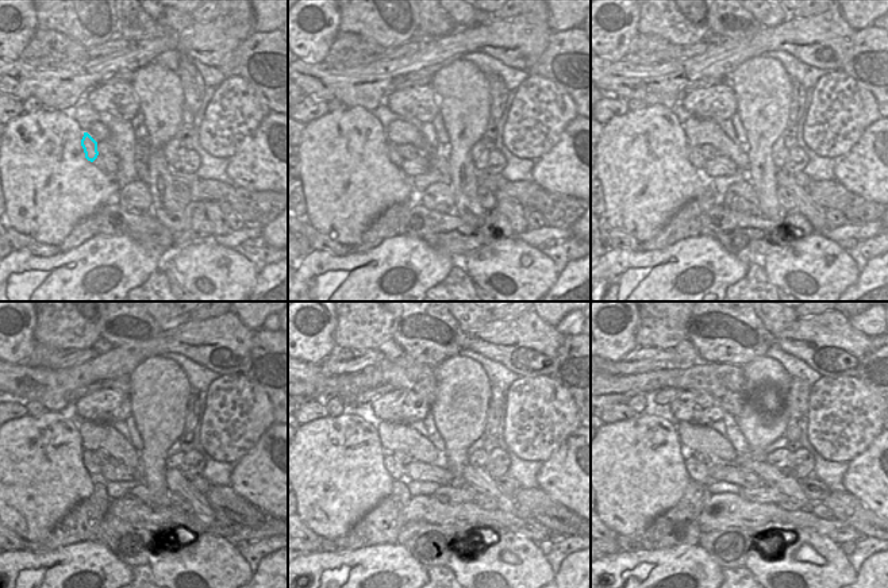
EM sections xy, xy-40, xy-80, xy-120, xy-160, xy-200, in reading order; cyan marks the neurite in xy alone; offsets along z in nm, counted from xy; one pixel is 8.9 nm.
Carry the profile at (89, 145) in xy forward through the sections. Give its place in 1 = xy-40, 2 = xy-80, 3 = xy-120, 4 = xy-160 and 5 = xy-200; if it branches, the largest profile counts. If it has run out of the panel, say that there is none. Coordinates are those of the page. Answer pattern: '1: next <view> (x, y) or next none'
1: next xy-40 (393, 156)
2: next xy-80 (695, 156)
3: next xy-120 (91, 464)
4: next xy-160 (396, 471)
5: next xy-200 (698, 472)

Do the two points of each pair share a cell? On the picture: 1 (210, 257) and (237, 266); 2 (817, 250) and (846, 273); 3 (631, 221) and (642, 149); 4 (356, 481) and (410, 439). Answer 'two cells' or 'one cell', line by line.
1: one cell
2: one cell
3: one cell
4: two cells

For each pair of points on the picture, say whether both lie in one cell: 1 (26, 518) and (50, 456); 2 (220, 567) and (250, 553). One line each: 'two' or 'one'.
1: one
2: two

